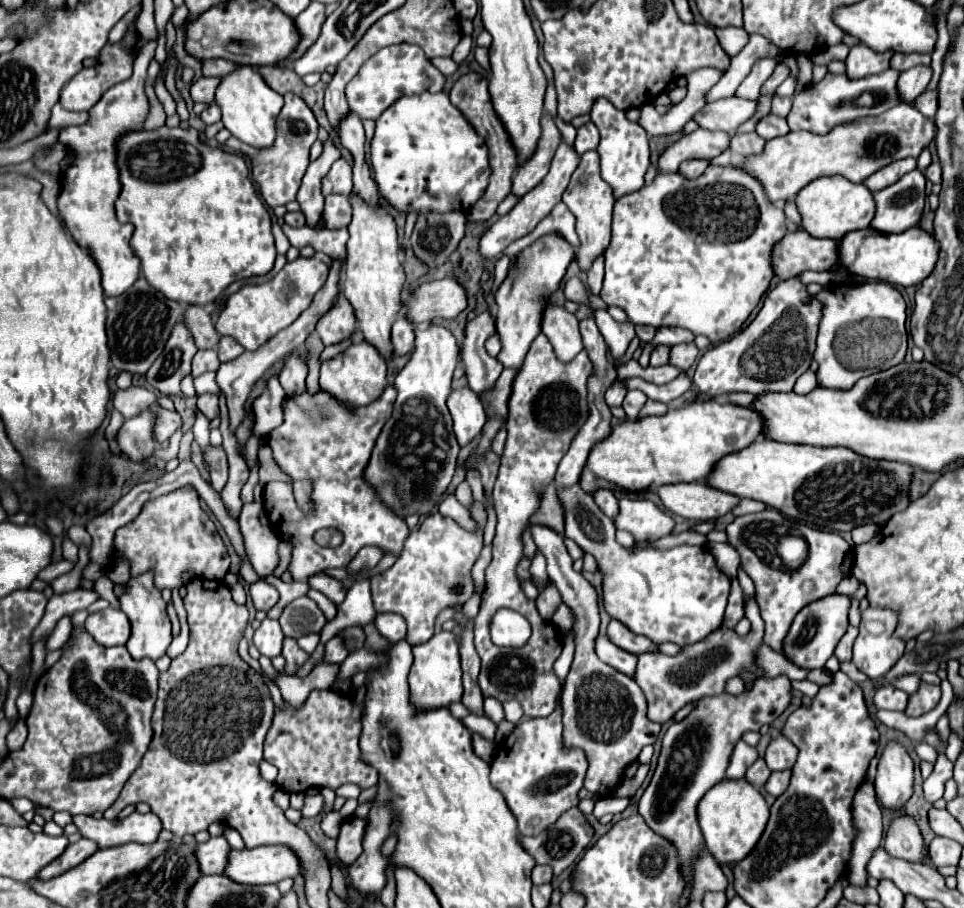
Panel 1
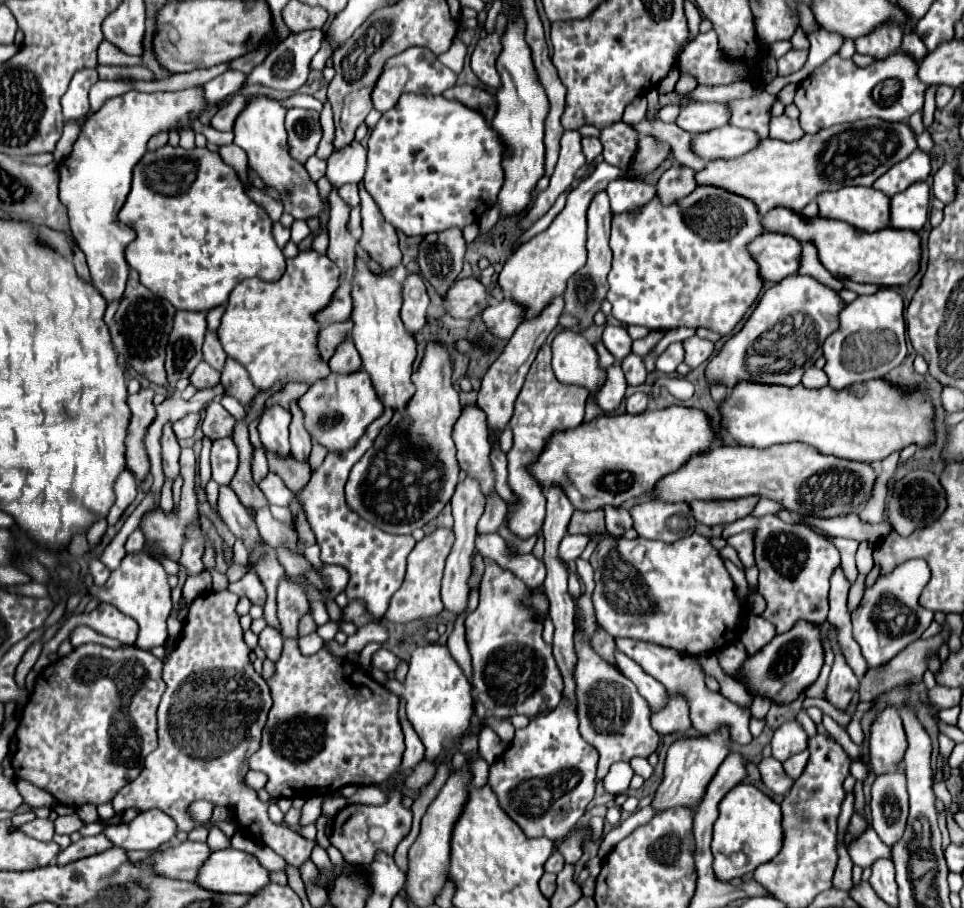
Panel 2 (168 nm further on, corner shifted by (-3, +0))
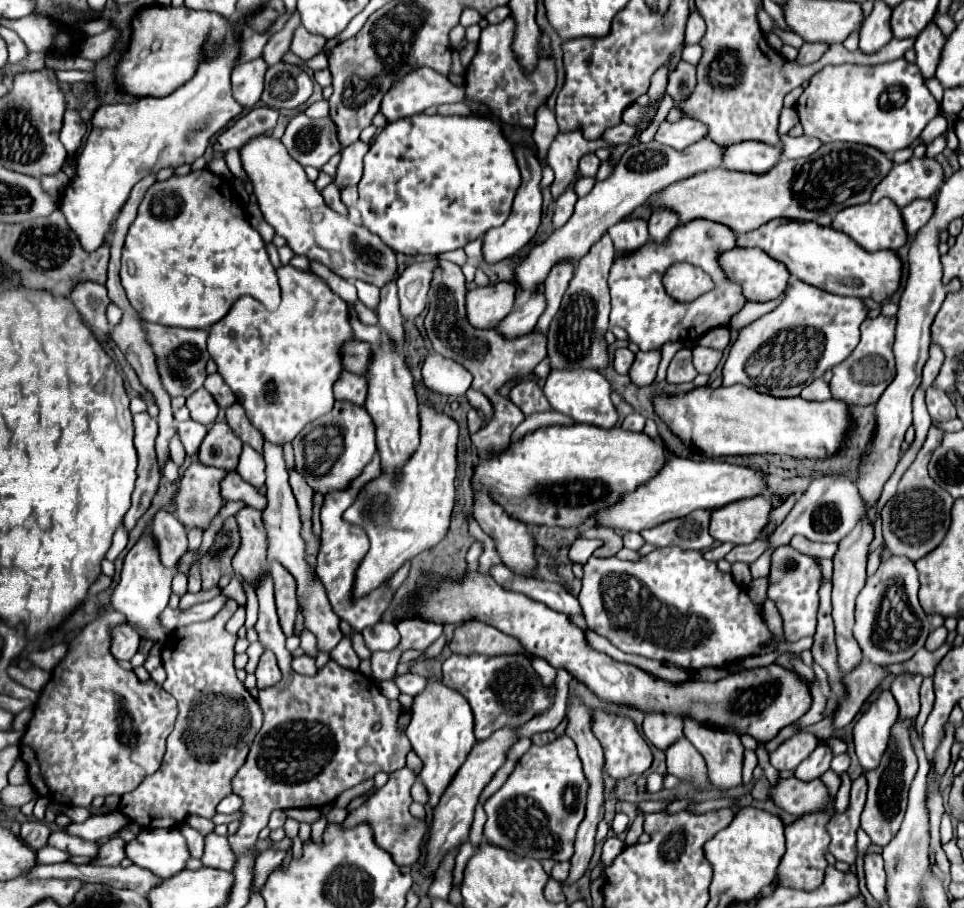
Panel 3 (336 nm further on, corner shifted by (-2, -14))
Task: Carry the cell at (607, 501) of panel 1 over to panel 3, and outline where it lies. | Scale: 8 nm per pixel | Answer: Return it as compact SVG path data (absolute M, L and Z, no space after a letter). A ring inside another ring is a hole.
M629 532L629 534L623 536L623 544L625 544L625 548L637 552L637 550L641 550L641 546L645 544L645 540L641 538L641 534L633 534L633 532Z

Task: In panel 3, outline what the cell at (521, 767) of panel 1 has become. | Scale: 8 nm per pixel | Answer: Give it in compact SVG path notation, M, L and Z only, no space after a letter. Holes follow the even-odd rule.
M563 735L545 746L533 744L507 782L485 802L485 842L535 860L571 860L575 834L585 816L585 802L587 780L573 740Z

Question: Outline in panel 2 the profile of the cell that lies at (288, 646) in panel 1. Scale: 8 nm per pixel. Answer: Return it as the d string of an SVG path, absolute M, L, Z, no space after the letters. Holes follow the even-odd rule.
M282 578L278 586L278 620L284 640L298 640L298 620L302 614L306 614L308 608L310 602L304 590L288 578Z

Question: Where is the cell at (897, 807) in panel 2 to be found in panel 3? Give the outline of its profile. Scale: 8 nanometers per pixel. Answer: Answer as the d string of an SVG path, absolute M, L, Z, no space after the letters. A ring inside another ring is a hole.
M897 718L897 722L891 728L889 744L883 752L881 764L877 768L865 772L867 802L865 802L865 808L861 814L861 828L869 834L873 844L877 844L881 848L887 846L895 838L895 834L899 832L899 826L901 826L901 820L905 814L905 806L907 806L907 792L909 792L909 786L911 786L913 776L917 772L917 756L911 746L909 726L911 726L911 720Z

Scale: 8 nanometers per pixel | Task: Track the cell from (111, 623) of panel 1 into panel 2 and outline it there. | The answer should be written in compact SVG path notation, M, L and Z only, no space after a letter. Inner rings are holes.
M102 602L96 610L92 610L88 614L71 616L56 635L43 645L42 652L33 667L37 673L41 673L50 665L48 655L57 652L60 644L69 637L70 632L78 624L90 626L92 630L96 630L104 636L116 638L122 644L134 644L136 634L138 634L138 626L130 616L126 616L120 610L116 610L114 606Z

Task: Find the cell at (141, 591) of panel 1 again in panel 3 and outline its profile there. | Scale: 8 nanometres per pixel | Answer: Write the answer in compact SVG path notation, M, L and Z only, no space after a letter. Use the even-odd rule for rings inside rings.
M143 534L139 542L129 550L125 556L125 564L121 570L121 580L113 590L113 608L123 612L129 620L129 624L135 626L135 630L143 638L151 640L165 640L167 630L159 624L159 614L165 610L169 596L171 596L171 580L175 576L175 570L169 570L159 560L159 544L153 538L153 534Z

